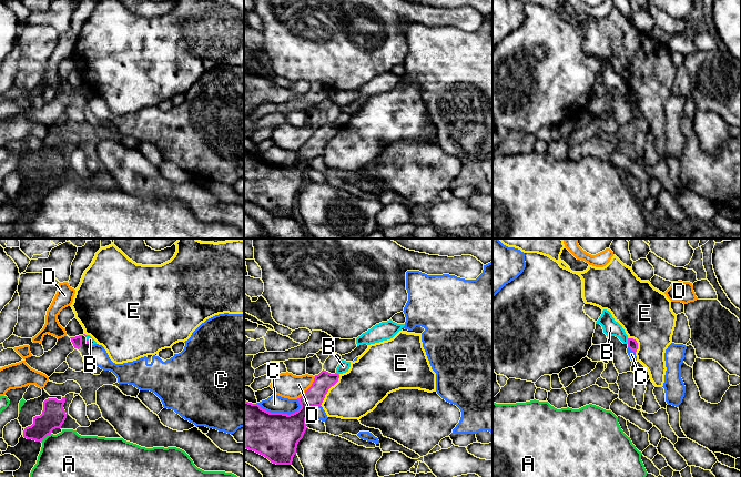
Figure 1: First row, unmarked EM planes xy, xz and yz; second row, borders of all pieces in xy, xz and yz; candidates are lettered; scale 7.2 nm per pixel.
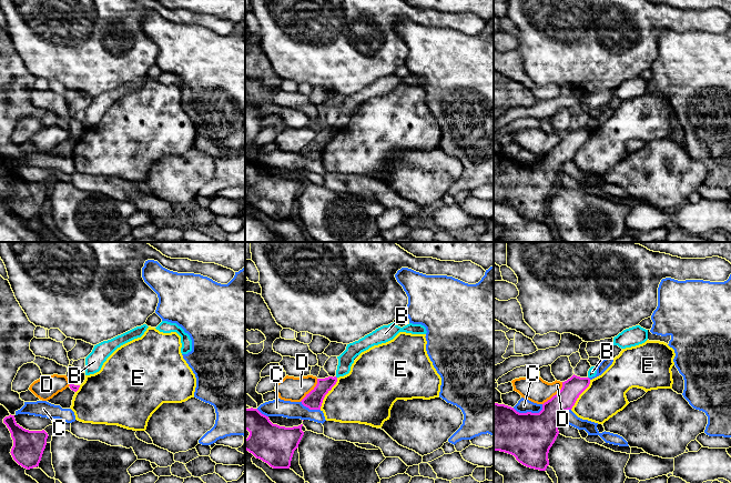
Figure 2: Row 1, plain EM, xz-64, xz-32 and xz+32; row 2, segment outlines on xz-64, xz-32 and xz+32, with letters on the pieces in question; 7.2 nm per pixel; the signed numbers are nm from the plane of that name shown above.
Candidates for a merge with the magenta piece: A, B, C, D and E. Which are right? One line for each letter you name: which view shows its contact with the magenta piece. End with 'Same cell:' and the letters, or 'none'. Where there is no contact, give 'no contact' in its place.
Same cell: none

